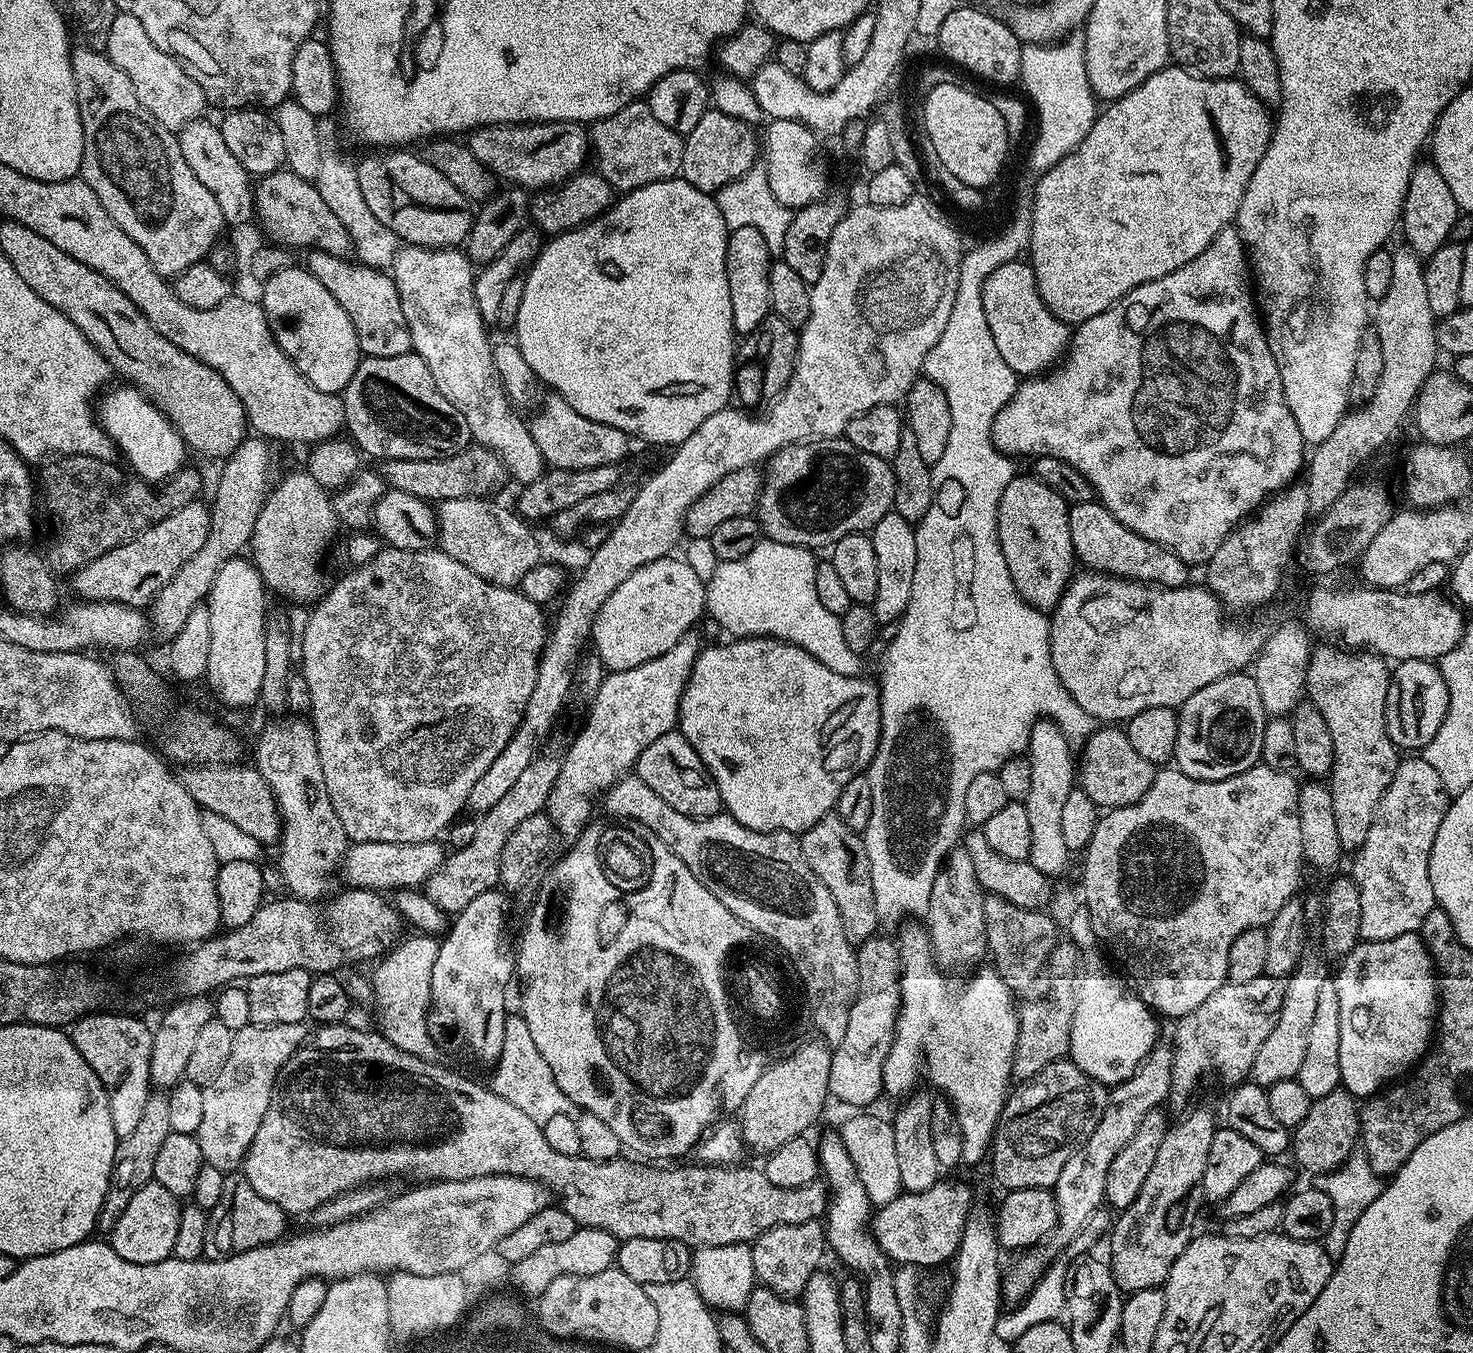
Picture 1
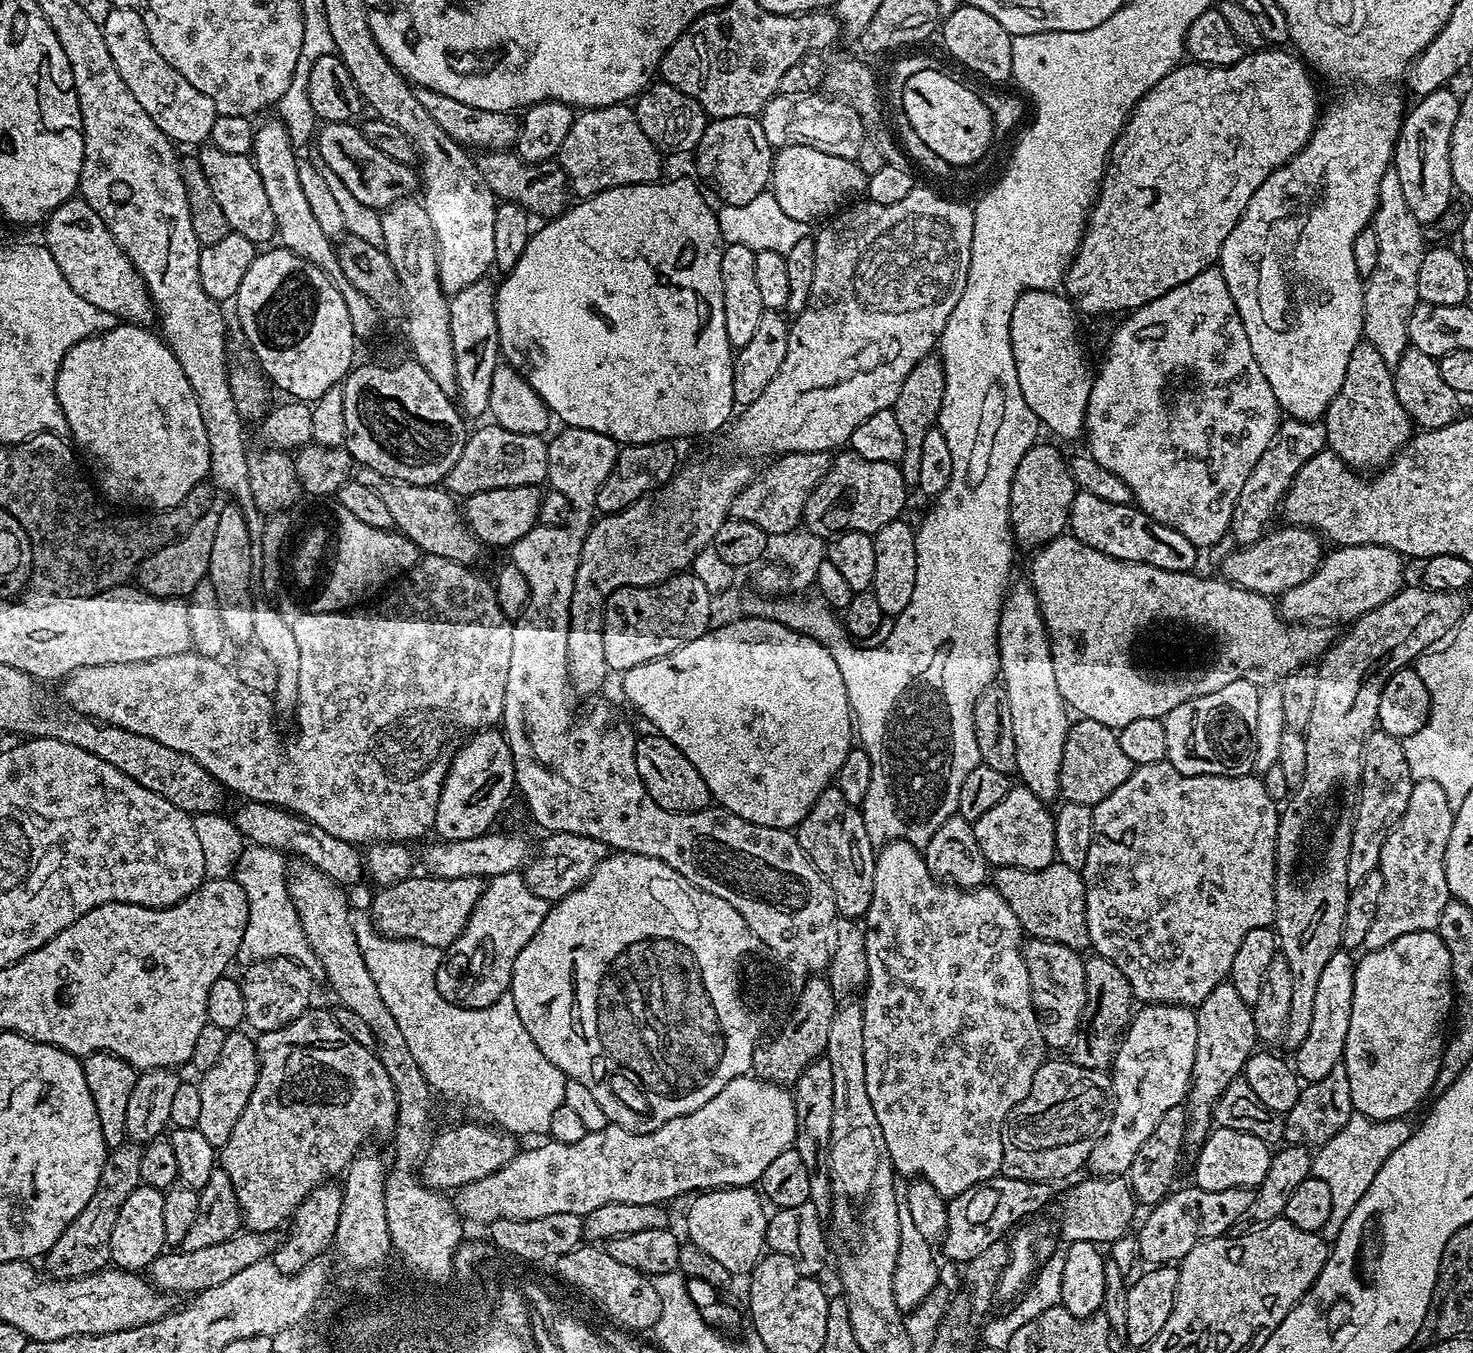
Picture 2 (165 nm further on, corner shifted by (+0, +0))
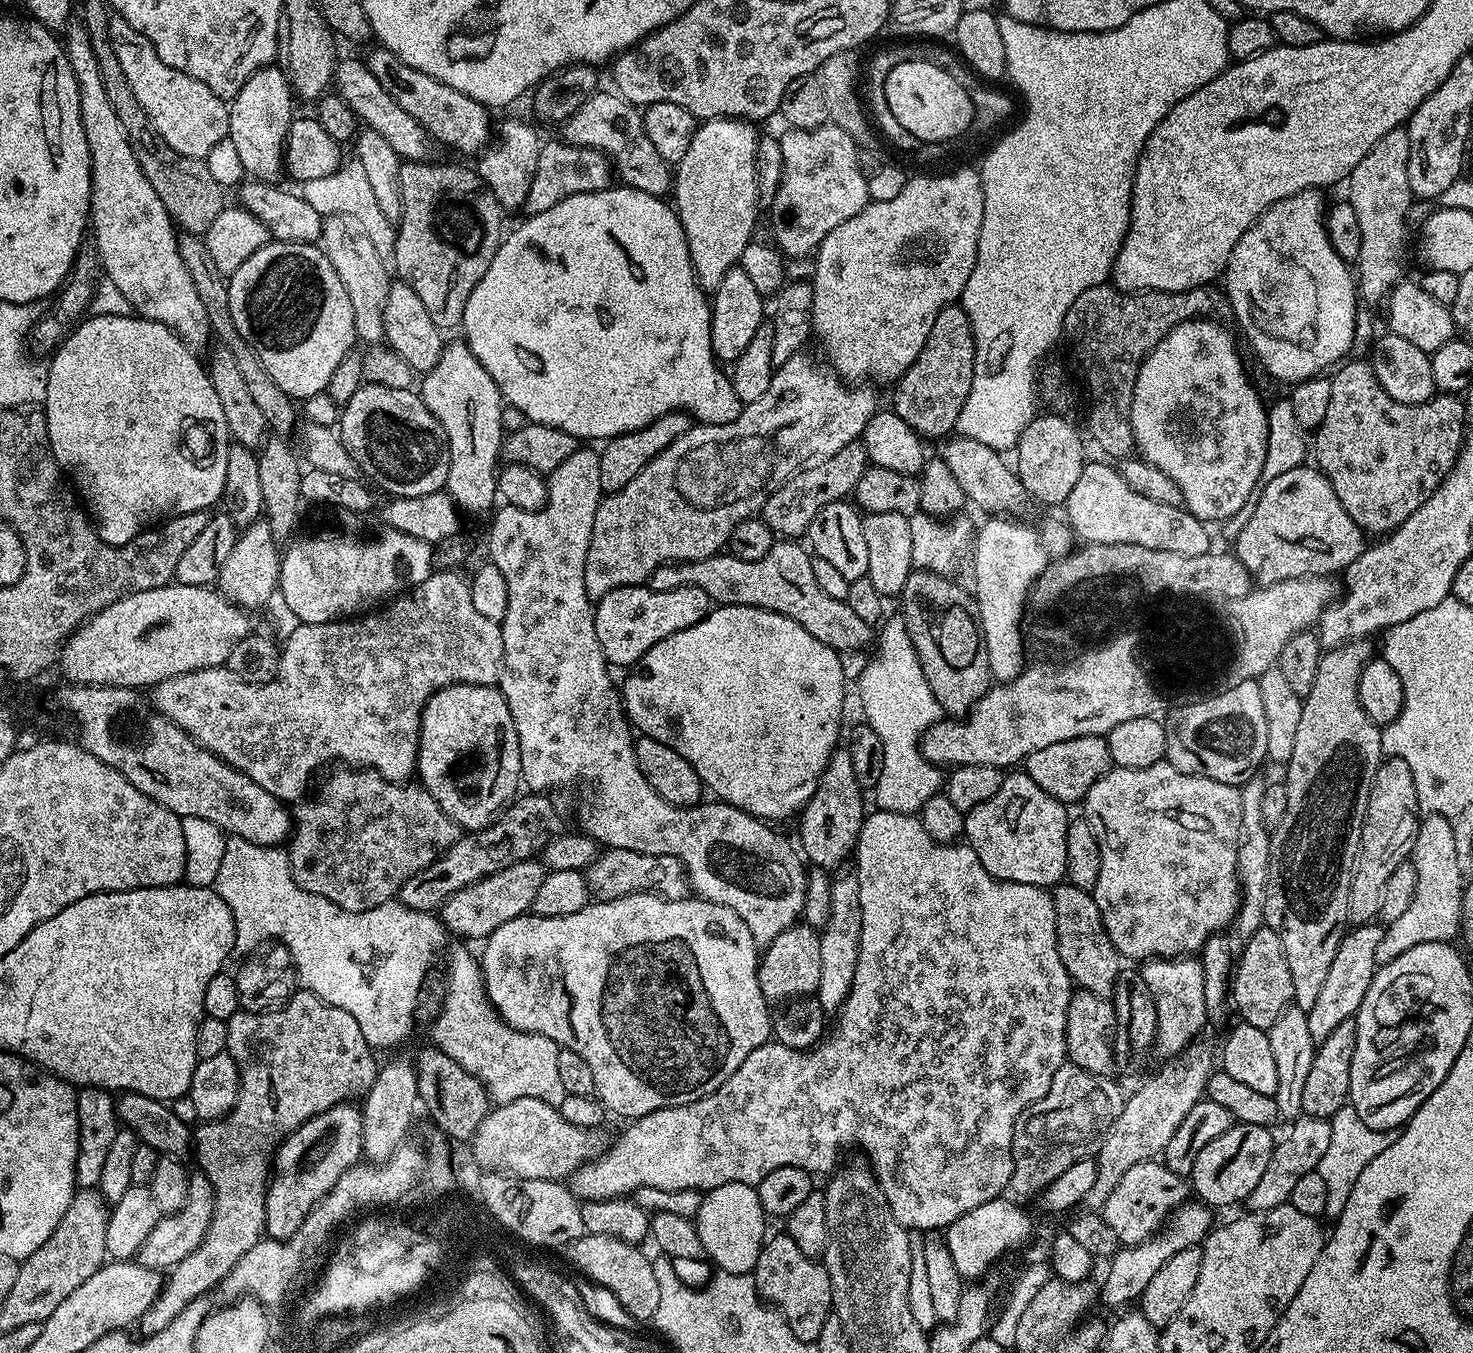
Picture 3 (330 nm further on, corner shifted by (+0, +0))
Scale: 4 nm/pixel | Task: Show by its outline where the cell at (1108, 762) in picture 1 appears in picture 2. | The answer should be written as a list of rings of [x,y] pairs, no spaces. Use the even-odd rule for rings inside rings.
[[[1077,719],[1069,727],[1066,746],[1062,750],[1060,796],[1067,802],[1094,806],[1102,802],[1106,794],[1118,790],[1118,786],[1130,778],[1133,767],[1130,757],[1122,750],[1117,729],[1102,726],[1102,722]]]

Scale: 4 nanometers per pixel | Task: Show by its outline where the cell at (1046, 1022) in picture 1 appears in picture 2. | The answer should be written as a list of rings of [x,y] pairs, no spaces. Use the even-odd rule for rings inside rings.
[[[1092,954],[1085,959],[1084,969],[1092,974],[1088,977],[1088,1006],[1082,1021],[1082,1038],[1071,1045],[1070,1058],[1083,1068],[1104,1070],[1116,1055],[1116,1045],[1120,1043],[1134,1015],[1134,997],[1130,982],[1126,982],[1126,974],[1122,974],[1114,962]]]

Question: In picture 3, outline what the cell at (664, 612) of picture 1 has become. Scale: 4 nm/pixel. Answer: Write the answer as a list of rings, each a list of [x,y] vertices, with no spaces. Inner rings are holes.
[[[647,586],[619,588],[595,601],[596,633],[609,665],[627,669],[634,666],[662,638],[678,634],[706,618],[710,601],[702,590],[691,586],[655,592]]]

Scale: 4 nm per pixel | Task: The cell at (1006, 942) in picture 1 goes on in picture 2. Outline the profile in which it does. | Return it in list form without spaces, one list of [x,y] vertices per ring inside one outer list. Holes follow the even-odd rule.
[[[1029,939],[1022,948],[1026,970],[1030,970],[1030,990],[1032,991],[1032,1005],[1040,1017],[1040,1029],[1044,1034],[1044,1043],[1049,1049],[1064,1048],[1077,1039],[1082,1028],[1082,1021],[1088,1006],[1088,977],[1084,969],[1085,957],[1077,949],[1062,946],[1058,942]]]

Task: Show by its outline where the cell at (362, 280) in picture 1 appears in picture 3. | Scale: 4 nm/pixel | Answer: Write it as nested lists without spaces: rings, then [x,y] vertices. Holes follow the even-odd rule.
[[[269,66],[256,71],[244,83],[242,90],[238,90],[238,94],[232,97],[228,104],[227,139],[234,142],[234,147],[238,149],[242,166],[249,177],[265,182],[276,182],[279,181],[280,175],[282,177],[285,175],[284,143],[294,119],[292,100],[294,101],[294,91],[289,77],[283,71],[280,73],[276,66]]]

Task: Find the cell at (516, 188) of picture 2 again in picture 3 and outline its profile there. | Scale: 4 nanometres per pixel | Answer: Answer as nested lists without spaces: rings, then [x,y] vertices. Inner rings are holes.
[[[375,47],[366,55],[370,74],[378,78],[382,90],[386,90],[386,94],[390,94],[390,98],[394,98],[394,102],[417,120],[435,141],[441,140],[454,151],[472,157],[488,147],[494,136],[494,120],[492,124],[485,105],[462,94],[462,90],[454,90],[454,86],[446,86],[446,82],[438,82],[438,78],[430,78],[430,74],[422,74],[422,70],[414,70],[414,66],[406,66],[389,48]]]

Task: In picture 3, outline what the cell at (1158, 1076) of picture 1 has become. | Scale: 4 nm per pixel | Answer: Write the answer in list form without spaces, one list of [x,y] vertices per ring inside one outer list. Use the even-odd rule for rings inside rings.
[[[1157,958],[1143,961],[1139,969],[1146,986],[1150,986],[1150,998],[1154,998],[1154,1010],[1158,1010],[1158,1030],[1154,1045],[1155,1055],[1161,1058],[1179,1056],[1201,1034],[1204,1023],[1210,1020],[1206,1010],[1205,991],[1202,990],[1202,966],[1196,958]]]

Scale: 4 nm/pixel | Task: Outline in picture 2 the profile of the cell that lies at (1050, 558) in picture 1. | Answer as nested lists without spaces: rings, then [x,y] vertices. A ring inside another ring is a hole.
[[[1037,442],[1018,462],[1014,482],[1010,486],[1008,518],[1017,545],[1029,550],[1042,548],[1056,536],[1065,535],[1070,506],[1077,494],[1076,483],[1068,469],[1068,460],[1052,444]]]

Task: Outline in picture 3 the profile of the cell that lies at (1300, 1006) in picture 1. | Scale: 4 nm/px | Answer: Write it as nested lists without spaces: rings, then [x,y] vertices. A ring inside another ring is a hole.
[[[1357,638],[1337,648],[1329,648],[1321,655],[1314,686],[1310,686],[1310,694],[1303,697],[1302,719],[1298,722],[1298,735],[1294,737],[1294,754],[1290,754],[1286,765],[1286,815],[1271,833],[1264,924],[1282,938],[1282,950],[1286,950],[1286,962],[1290,966],[1290,982],[1294,982],[1292,1004],[1304,1012],[1314,1006],[1330,971],[1330,962],[1334,962],[1340,937],[1346,931],[1352,874],[1356,870],[1368,795],[1382,759],[1381,725],[1366,718],[1366,710],[1362,710],[1362,702],[1358,702],[1358,678],[1362,678],[1362,670],[1373,659],[1372,642],[1368,638]]]

